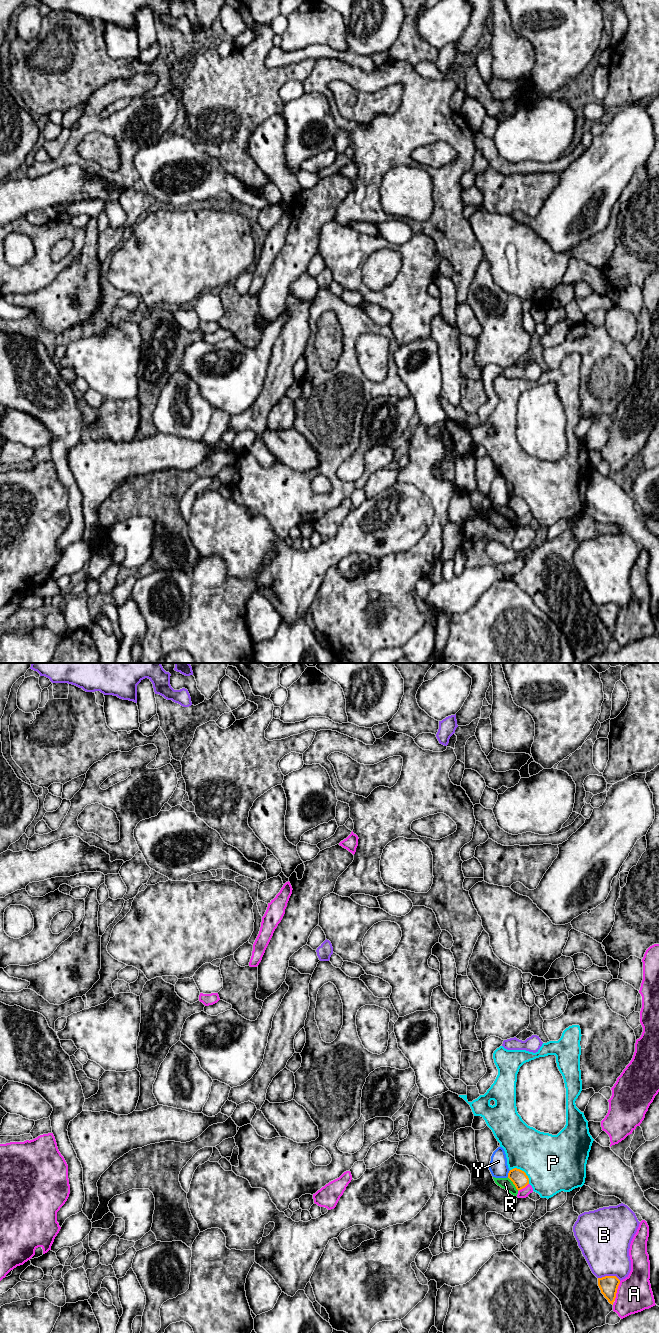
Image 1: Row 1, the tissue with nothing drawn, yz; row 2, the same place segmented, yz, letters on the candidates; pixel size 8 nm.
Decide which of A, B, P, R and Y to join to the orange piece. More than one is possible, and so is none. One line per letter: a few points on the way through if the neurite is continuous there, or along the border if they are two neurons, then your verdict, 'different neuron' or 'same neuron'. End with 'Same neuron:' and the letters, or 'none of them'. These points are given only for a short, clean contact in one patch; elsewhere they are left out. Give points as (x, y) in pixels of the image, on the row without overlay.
A: different neuron
B: different neuron
P: along yz (510, 497), (521, 497), (527, 504), (529, 511) | different neuron
R: different neuron
Y: along yz (510, 498), (507, 504) | different neuron
Same neuron: none of them

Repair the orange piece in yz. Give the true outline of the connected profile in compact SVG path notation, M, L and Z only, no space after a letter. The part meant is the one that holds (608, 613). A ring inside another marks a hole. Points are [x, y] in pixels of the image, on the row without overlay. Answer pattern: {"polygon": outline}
{"polygon": "M605 604L598 606L598 614L601 618L601 621L612 633L615 629L619 612L620 608L616 604Z"}

